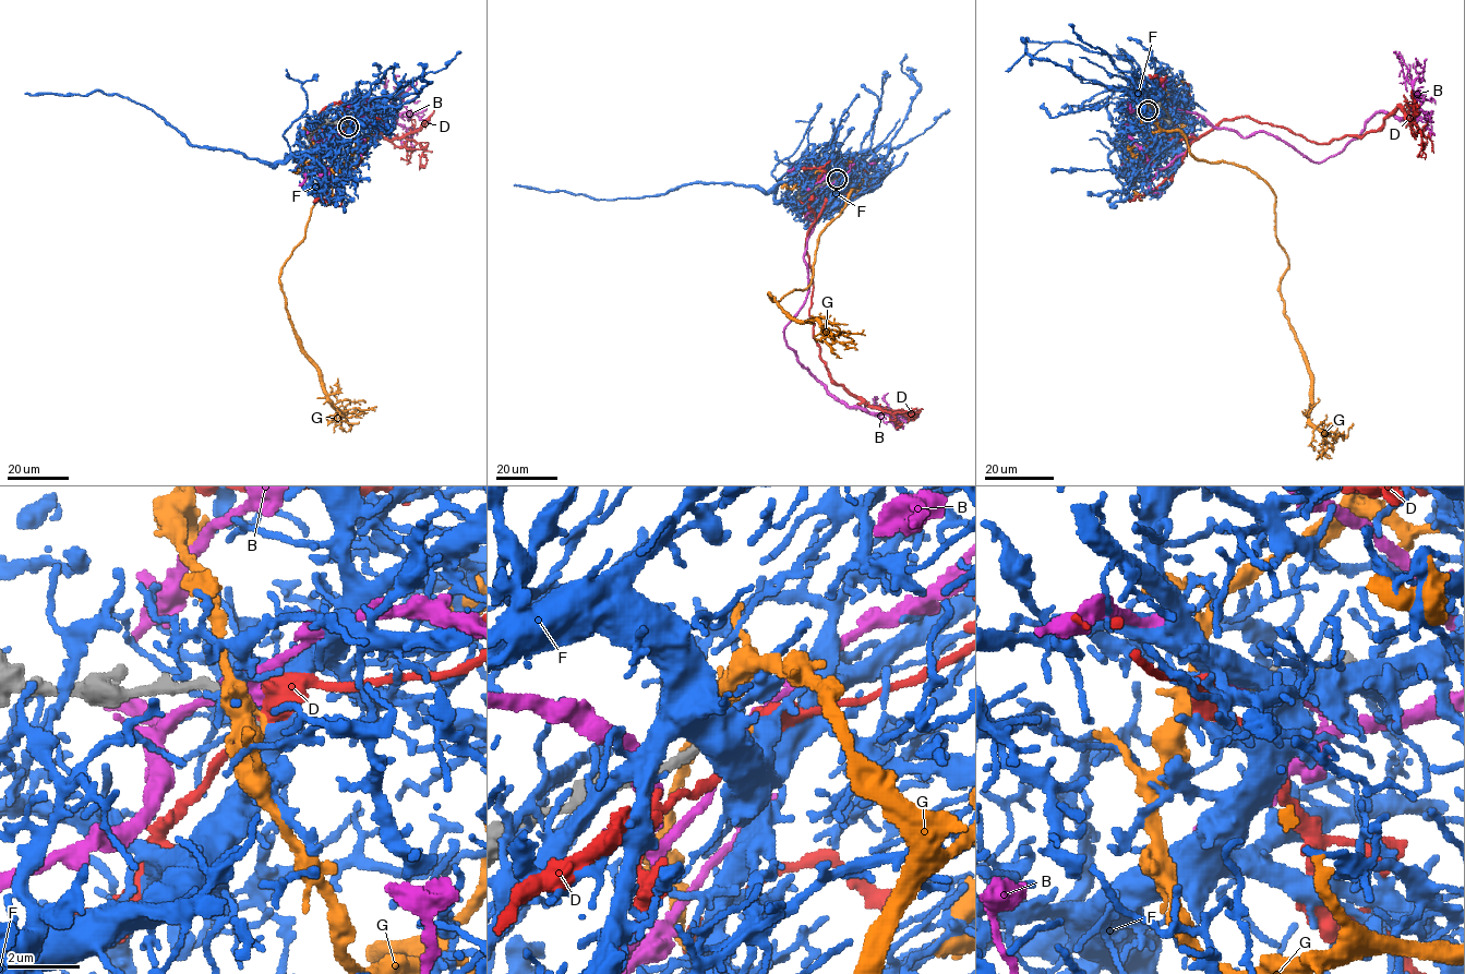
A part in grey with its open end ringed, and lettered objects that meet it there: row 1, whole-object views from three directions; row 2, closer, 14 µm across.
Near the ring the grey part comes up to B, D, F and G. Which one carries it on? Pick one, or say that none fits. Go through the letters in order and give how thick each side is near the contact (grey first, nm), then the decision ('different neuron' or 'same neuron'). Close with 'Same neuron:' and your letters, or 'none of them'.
B: 360 nm thick on the grey side, 480 nm on the other; different neuron
D: 280 nm thick on the grey side, 280 nm on the other; different neuron
F: 240 nm thick on the grey side, 500 nm on the other; different neuron
G: 340 nm thick on the grey side, 460 nm on the other; different neuron
Same neuron: none of them

